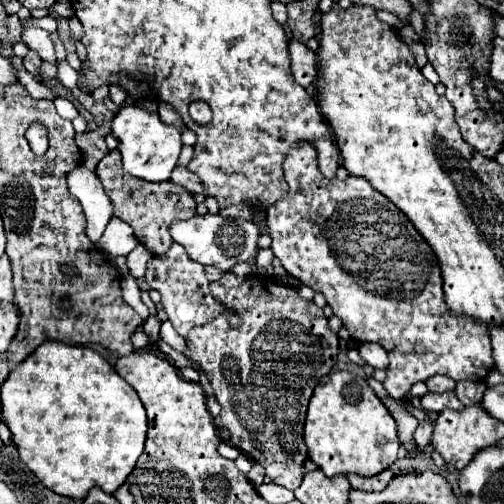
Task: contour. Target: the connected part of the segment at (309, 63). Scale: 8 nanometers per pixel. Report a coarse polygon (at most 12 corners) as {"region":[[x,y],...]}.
{"region":[[288,42],[290,70],[304,88],[316,80],[316,52]]}

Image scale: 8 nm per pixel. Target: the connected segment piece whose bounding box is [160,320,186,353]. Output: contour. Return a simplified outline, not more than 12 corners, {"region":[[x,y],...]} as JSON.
{"region":[[166,320],[162,322],[162,340],[184,353],[186,340]]}

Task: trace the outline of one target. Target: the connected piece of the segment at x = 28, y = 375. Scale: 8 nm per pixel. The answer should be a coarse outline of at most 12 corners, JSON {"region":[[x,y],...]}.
{"region":[[44,342],[2,418],[46,488],[114,494],[146,410],[98,352]]}

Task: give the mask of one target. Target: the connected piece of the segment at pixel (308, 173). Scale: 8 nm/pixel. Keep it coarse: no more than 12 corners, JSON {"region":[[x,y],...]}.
{"region":[[306,140],[266,216],[272,252],[402,400],[482,382],[488,328],[452,316],[438,258]]}

